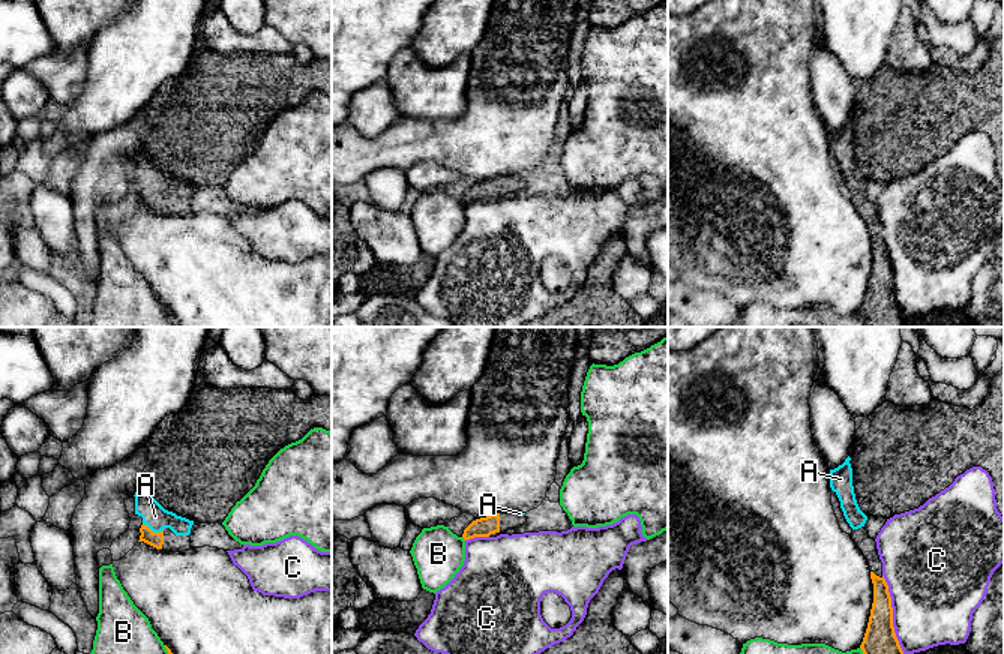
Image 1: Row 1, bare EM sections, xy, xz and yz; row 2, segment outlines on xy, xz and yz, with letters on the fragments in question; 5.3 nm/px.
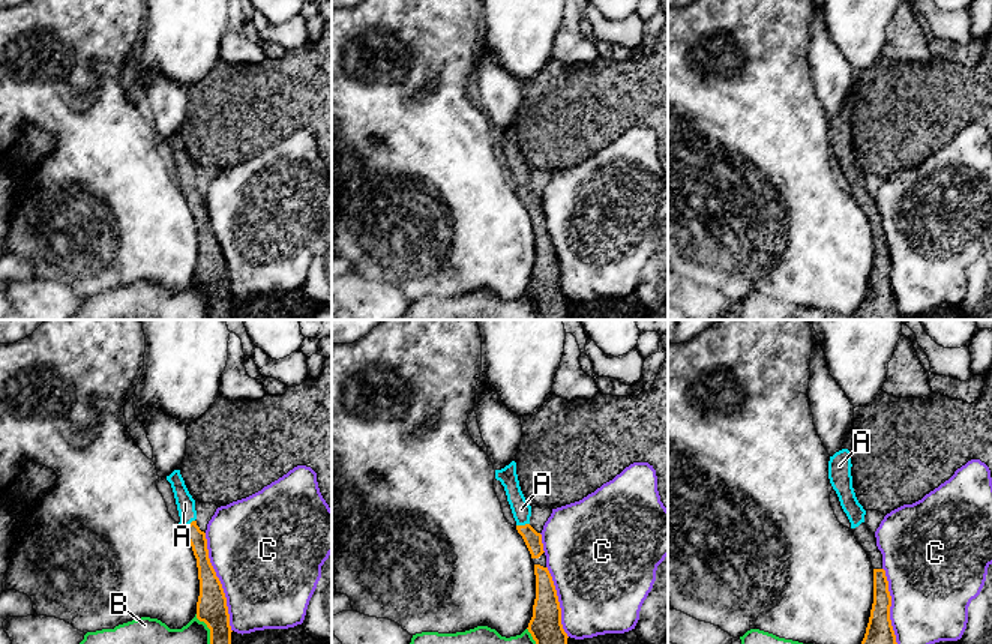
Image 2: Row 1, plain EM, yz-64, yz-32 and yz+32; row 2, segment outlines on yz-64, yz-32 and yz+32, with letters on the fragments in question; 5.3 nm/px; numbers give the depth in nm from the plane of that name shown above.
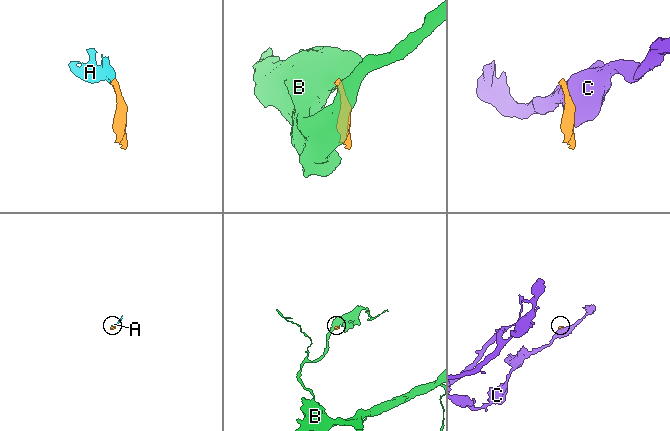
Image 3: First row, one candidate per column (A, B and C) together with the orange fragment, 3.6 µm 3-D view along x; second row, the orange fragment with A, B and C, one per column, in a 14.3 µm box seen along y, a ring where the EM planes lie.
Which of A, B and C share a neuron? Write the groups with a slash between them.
A / B / C

